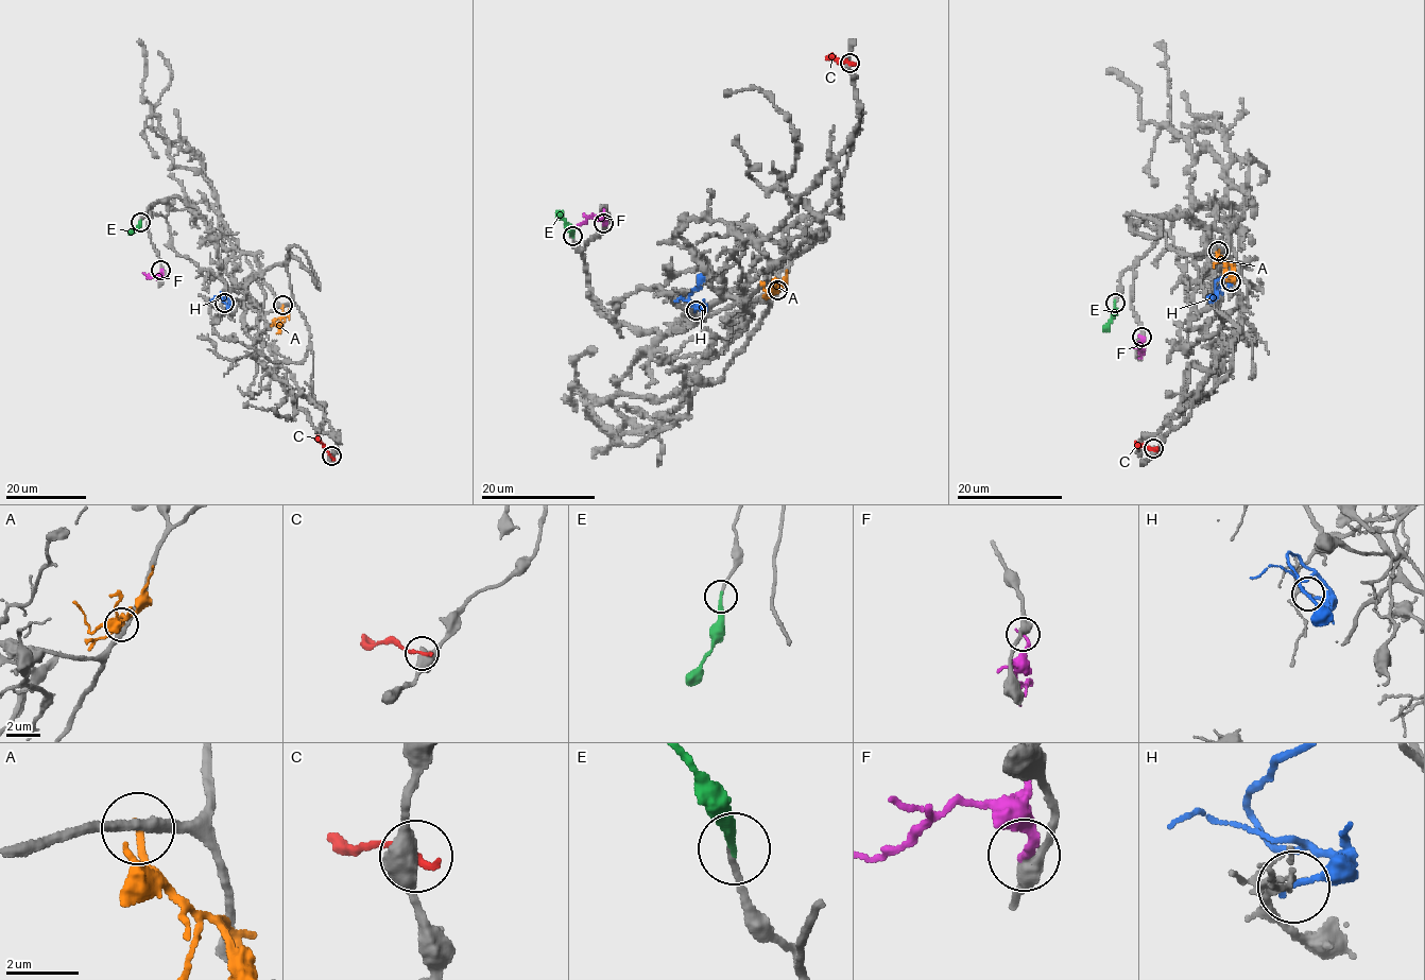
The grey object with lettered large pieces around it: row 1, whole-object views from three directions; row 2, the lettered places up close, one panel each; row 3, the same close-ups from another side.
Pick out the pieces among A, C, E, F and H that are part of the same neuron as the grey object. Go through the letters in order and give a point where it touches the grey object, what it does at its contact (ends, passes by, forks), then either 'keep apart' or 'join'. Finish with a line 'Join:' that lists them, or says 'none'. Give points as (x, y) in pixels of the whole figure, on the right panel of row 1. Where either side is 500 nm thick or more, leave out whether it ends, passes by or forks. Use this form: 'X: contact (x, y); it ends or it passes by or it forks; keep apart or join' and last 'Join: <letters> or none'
A: contact (1218, 251); it ends; keep apart
C: contact (1153, 448); keep apart
E: contact (1115, 303); it ends; join
F: contact (1142, 337); it ends; keep apart
H: contact (1231, 281); it ends; keep apart
Join: E

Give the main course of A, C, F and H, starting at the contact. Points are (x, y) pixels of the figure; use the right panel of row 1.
A: (1218, 251), (1231, 264), (1234, 280), (1229, 275)
C: (1153, 449), (1134, 443)
F: (1140, 337), (1139, 350), (1143, 351)
H: (1231, 281), (1220, 278), (1214, 287), (1215, 296), (1207, 297)

